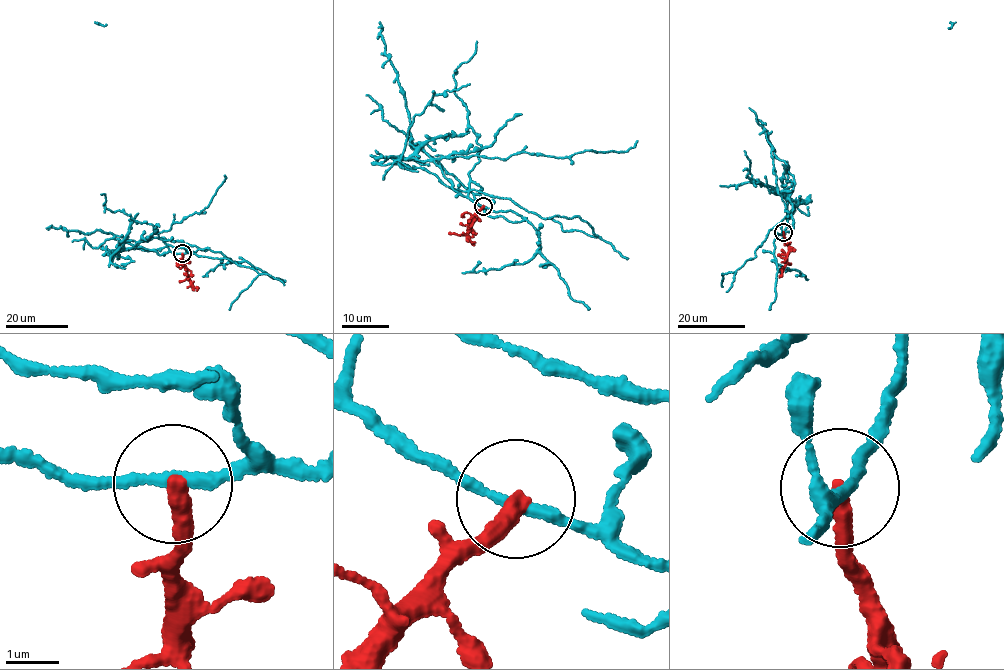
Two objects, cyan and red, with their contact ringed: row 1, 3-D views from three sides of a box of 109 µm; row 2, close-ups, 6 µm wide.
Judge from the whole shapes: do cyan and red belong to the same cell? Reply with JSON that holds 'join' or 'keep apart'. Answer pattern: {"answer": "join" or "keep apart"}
{"answer": "keep apart"}

